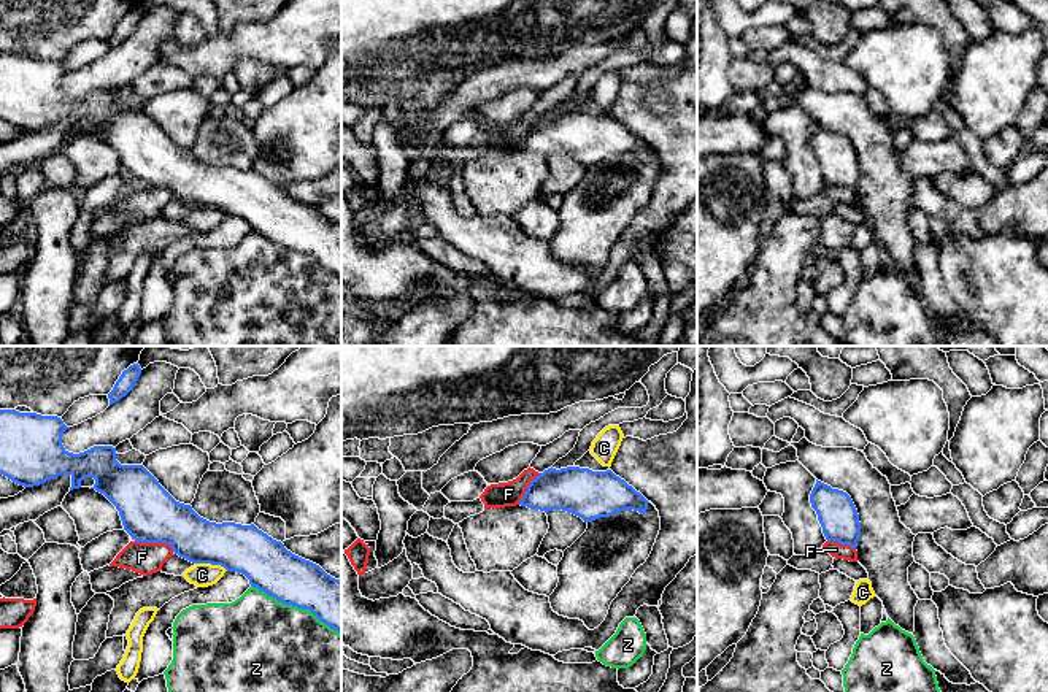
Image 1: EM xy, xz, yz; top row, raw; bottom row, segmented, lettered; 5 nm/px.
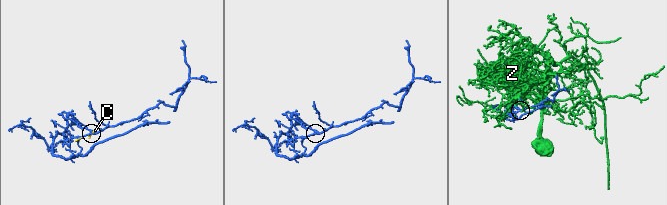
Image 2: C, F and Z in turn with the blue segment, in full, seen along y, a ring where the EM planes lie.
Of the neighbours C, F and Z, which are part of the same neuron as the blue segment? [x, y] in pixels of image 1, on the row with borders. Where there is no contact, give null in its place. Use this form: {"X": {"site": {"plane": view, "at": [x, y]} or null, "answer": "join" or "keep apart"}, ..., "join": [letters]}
{"C": {"site": {"plane": "xy", "at": [211, 564]}, "answer": "join"}, "F": {"site": {"plane": "xy", "at": [156, 542]}, "answer": "keep apart"}, "Z": {"site": {"plane": "xy", "at": [296, 605]}, "answer": "keep apart"}, "join": ["C"]}

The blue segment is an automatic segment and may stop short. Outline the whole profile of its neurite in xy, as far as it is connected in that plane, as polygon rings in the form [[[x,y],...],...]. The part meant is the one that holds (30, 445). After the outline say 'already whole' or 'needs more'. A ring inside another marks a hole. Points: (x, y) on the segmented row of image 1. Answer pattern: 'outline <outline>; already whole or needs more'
outline [[[0,409],[0,475],[13,482],[33,487],[60,475],[71,476],[71,487],[94,478],[91,489],[103,494],[119,511],[124,530],[135,541],[165,543],[173,552],[192,563],[221,565],[249,579],[252,587],[284,605],[310,609],[321,622],[341,635],[341,579],[327,575],[319,565],[305,560],[273,540],[254,524],[210,522],[200,517],[191,505],[176,502],[143,465],[121,465],[116,448],[94,446],[84,452],[68,452],[62,433],[68,427],[57,416]]]; already whole

